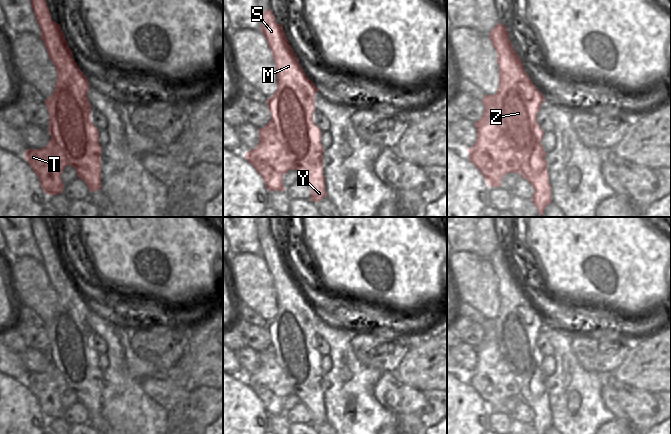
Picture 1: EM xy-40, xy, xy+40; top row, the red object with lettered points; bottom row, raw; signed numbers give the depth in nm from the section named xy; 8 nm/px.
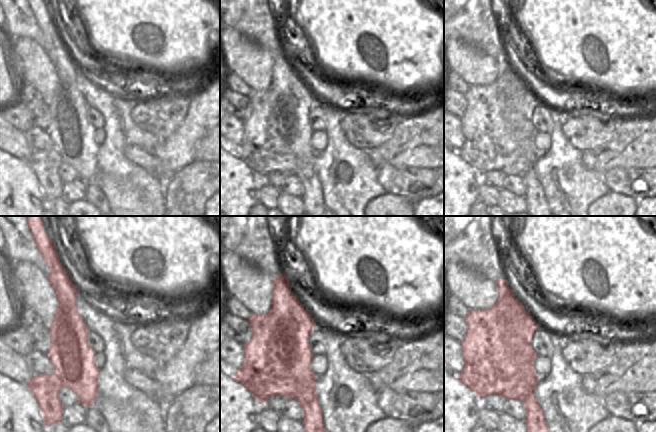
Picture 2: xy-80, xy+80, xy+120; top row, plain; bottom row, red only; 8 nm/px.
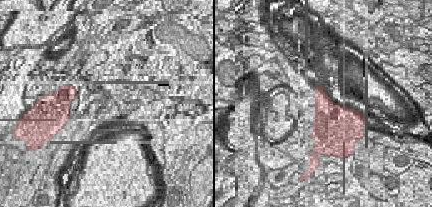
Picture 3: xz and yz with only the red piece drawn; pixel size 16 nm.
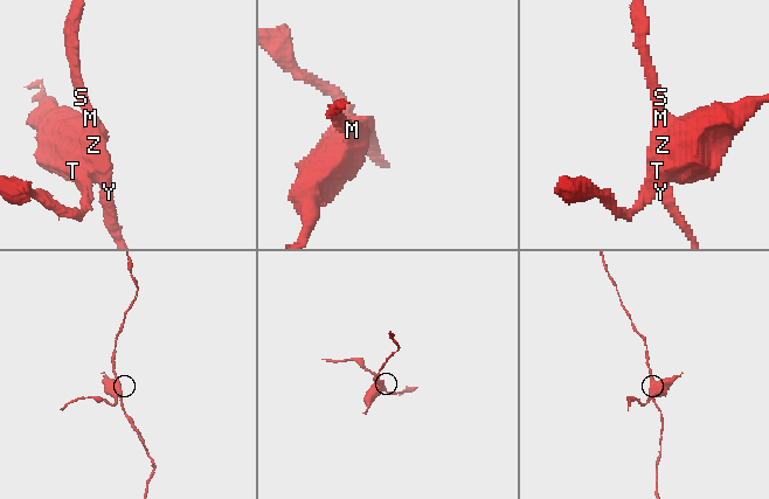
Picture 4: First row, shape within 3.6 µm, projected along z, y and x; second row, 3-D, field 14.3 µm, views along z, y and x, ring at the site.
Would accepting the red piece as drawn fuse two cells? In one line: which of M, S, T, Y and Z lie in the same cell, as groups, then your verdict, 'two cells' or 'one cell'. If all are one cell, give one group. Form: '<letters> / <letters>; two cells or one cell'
M S Y Z / T; two cells

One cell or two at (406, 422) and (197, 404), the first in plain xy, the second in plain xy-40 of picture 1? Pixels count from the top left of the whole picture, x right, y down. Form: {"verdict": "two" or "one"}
{"verdict": "one"}

